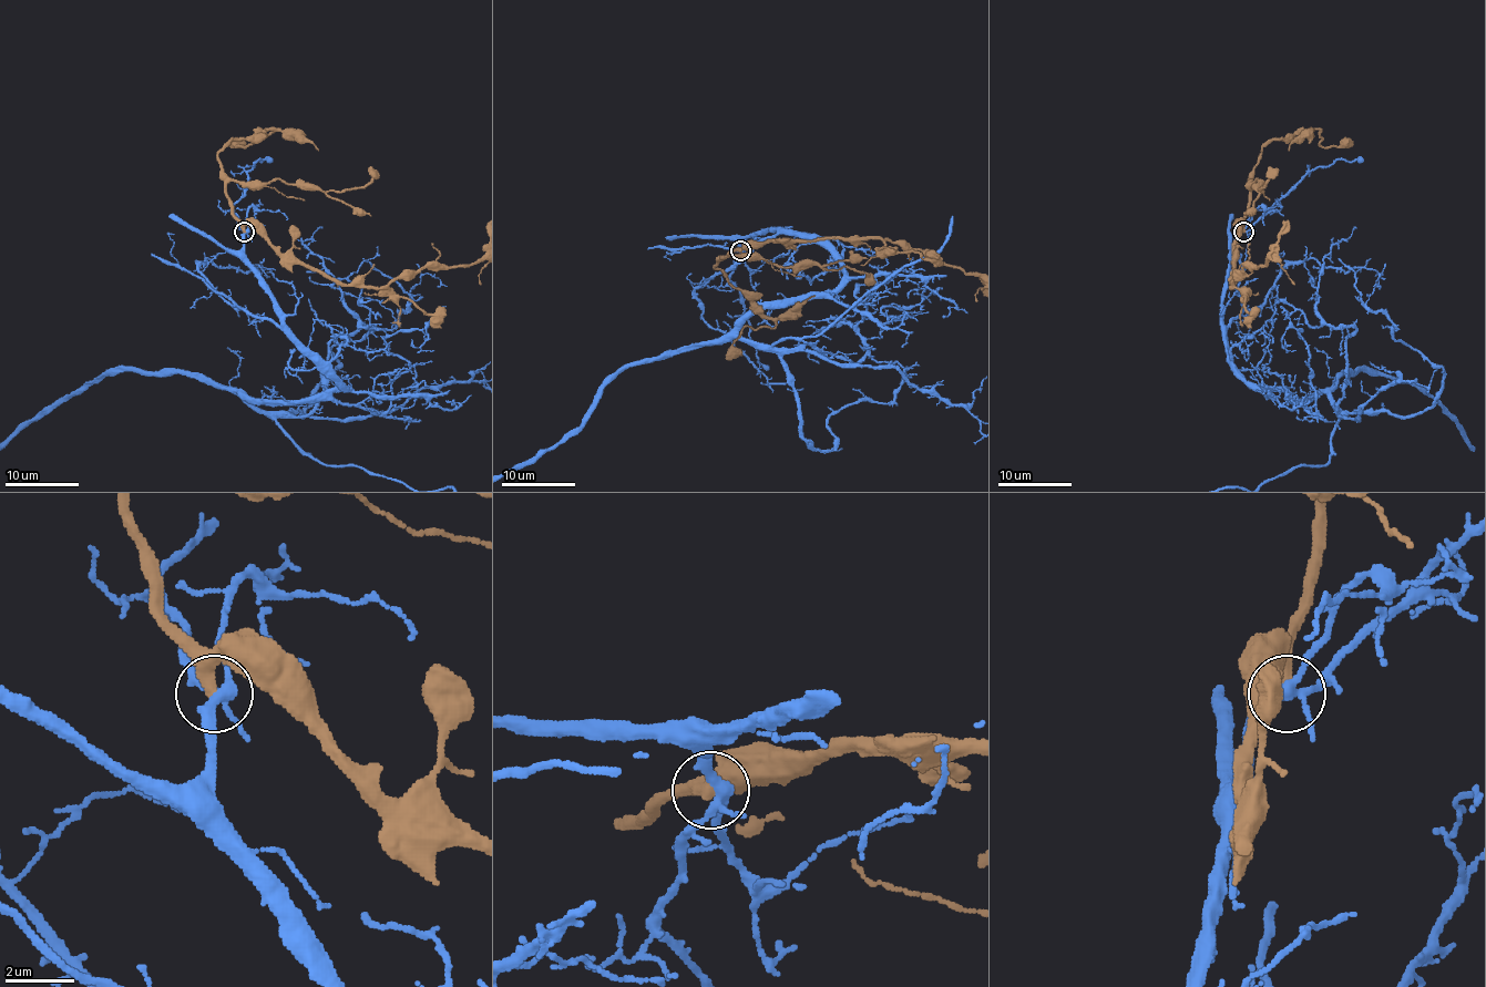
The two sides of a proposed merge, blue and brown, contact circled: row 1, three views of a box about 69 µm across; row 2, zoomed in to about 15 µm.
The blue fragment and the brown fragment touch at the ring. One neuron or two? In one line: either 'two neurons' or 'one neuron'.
two neurons

